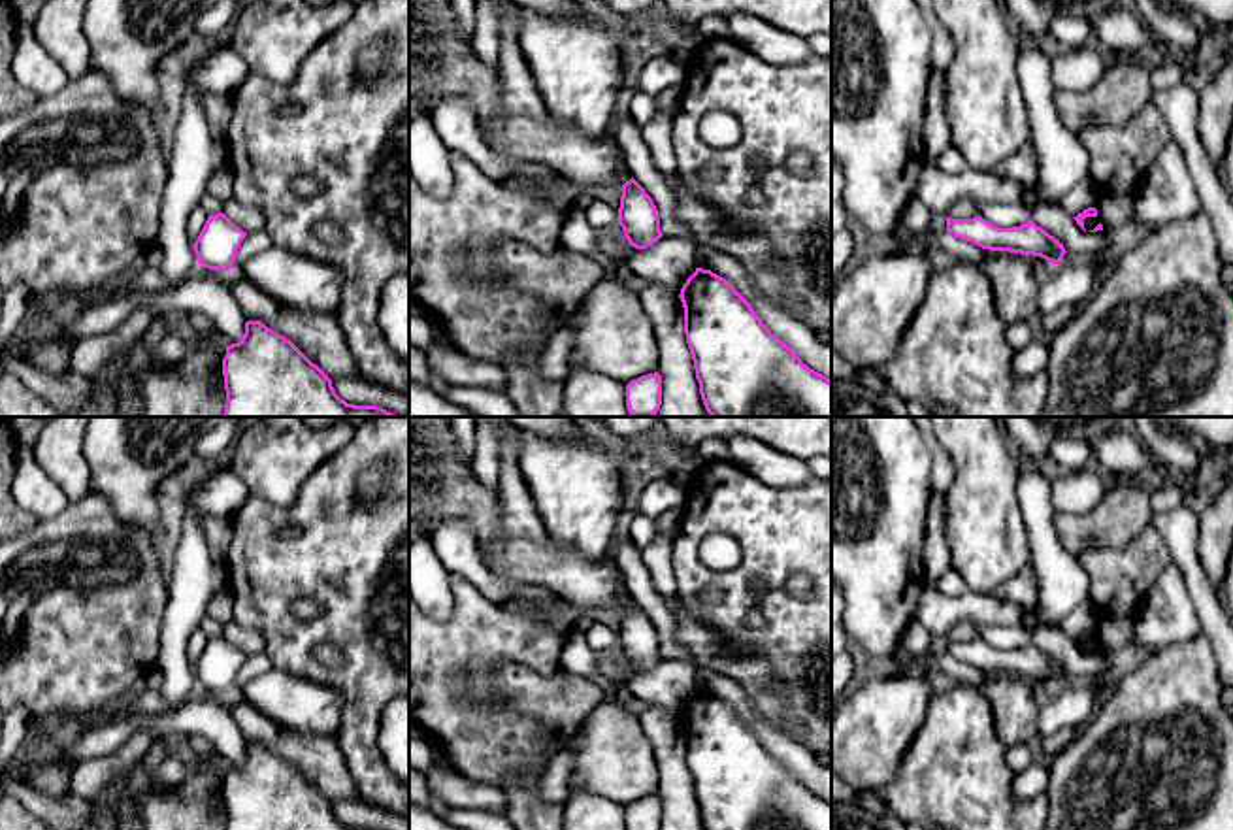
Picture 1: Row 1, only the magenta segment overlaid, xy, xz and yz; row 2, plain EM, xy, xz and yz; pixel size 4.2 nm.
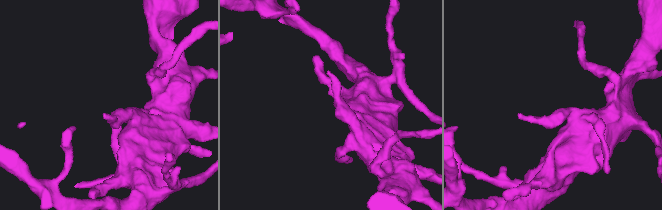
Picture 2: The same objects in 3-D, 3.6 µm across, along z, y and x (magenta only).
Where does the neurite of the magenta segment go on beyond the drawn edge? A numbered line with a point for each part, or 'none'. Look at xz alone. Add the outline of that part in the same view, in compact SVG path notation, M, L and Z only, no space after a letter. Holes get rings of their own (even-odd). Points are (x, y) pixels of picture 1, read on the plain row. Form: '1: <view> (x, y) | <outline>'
none

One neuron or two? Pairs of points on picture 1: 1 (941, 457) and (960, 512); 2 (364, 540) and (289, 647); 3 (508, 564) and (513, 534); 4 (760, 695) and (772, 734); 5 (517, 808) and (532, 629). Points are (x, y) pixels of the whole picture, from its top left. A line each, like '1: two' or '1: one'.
1: two
2: one
3: one
4: two
5: one

